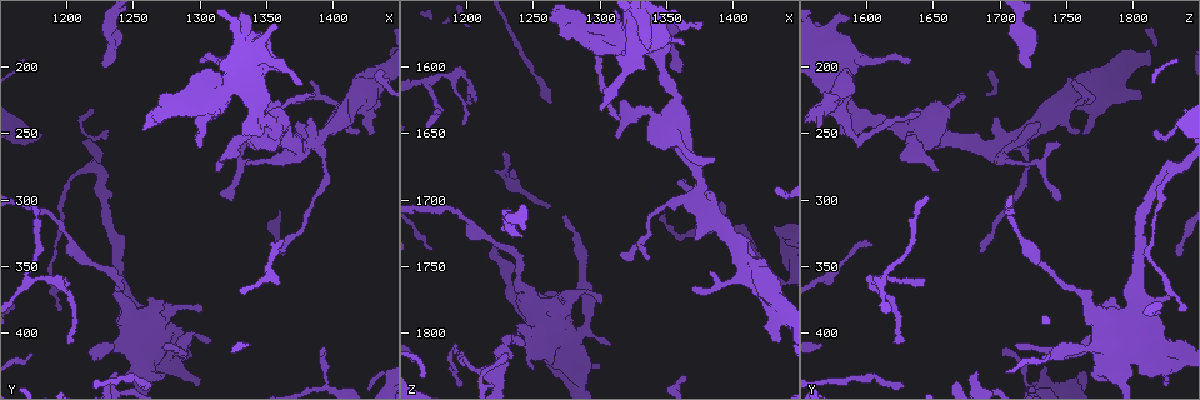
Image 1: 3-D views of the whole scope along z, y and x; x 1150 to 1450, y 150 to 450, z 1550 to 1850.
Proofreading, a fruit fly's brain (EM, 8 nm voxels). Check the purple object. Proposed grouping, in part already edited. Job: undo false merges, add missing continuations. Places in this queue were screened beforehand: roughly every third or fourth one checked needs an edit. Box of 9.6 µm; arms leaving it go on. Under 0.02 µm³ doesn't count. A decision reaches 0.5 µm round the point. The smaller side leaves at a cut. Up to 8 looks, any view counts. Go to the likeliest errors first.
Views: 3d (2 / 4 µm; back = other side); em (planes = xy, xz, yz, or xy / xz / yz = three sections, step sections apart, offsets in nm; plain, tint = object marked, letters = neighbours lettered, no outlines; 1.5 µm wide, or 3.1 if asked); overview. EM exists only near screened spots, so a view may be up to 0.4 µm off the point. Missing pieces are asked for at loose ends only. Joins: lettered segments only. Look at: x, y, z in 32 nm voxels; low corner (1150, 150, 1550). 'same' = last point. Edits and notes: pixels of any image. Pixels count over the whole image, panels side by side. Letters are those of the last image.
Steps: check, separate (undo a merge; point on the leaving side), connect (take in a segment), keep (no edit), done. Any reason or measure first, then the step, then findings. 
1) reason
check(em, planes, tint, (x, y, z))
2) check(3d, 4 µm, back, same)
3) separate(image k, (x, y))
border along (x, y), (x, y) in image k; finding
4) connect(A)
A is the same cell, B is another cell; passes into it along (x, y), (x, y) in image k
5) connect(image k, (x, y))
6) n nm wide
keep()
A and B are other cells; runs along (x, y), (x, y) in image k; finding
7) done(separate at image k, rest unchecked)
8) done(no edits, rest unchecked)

branch stops here
check(em, planes, letters, (1220, 420, 1730))

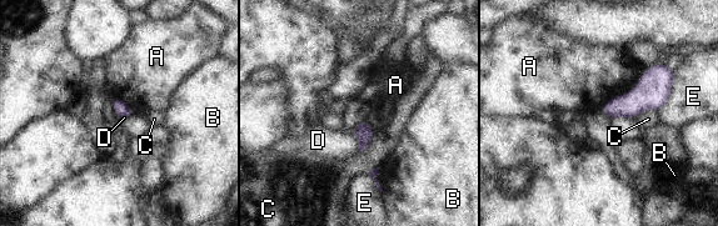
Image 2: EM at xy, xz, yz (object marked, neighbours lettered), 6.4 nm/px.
keep()
A, B, C, D and E are other cells; border along (647, 68), (601, 109) in image 2; no lettered segment goes on from it

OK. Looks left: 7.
an open end
check(3d, 2 µm, (1374, 240, 1730))

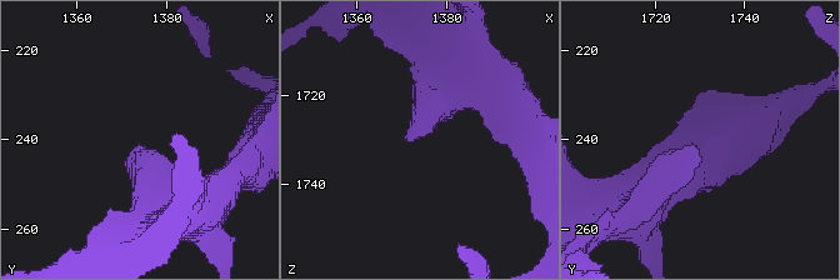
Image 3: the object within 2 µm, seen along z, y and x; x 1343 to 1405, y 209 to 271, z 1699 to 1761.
check(em, yz, step 8, tint, (1374, 241, 1730))

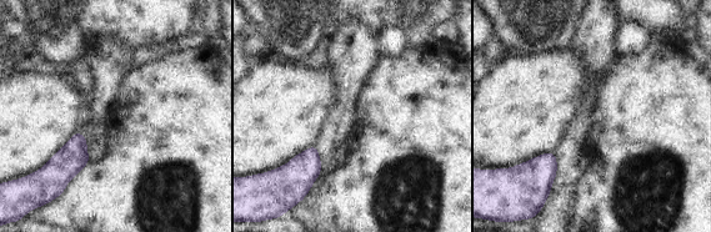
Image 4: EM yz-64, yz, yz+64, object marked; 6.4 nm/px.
what lies round it
check(em, yz, step 8, letters, same)

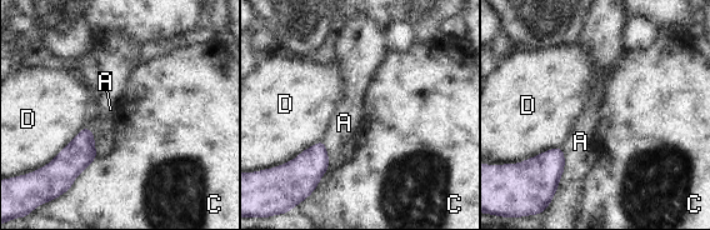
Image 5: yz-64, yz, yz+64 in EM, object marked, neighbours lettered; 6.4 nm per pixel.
keep()
A, C and D are other cells; border along (96, 156), (75, 178) in image 5; none of them fits

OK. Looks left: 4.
long arm stops here
check(em, planes, letters, (1312, 236, 1640))

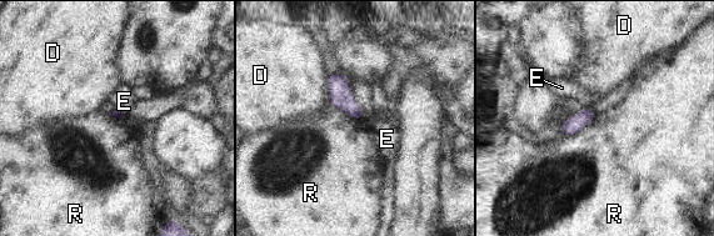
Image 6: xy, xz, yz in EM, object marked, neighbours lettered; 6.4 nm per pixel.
keep()
D, E and R are other cells; none of them fits

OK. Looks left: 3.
done(no edits, rest unchecked)

